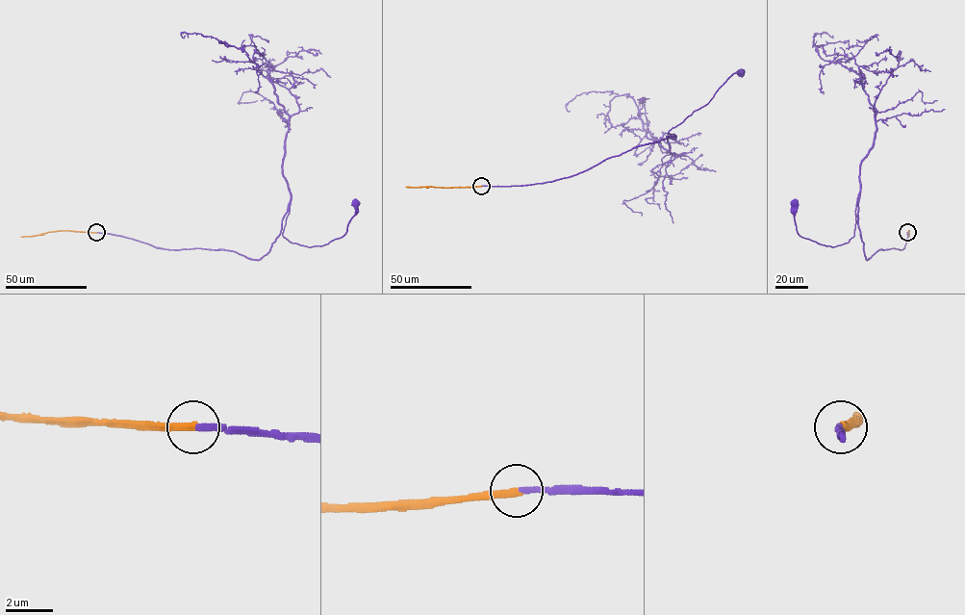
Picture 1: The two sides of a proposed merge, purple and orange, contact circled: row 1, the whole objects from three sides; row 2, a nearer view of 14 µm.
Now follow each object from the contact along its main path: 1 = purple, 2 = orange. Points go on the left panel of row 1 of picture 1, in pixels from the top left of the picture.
1: (96, 232), (259, 259), (279, 234), (291, 194), (282, 236), (308, 246), (342, 237), (357, 203)
2: (96, 232), (56, 231), (20, 237)

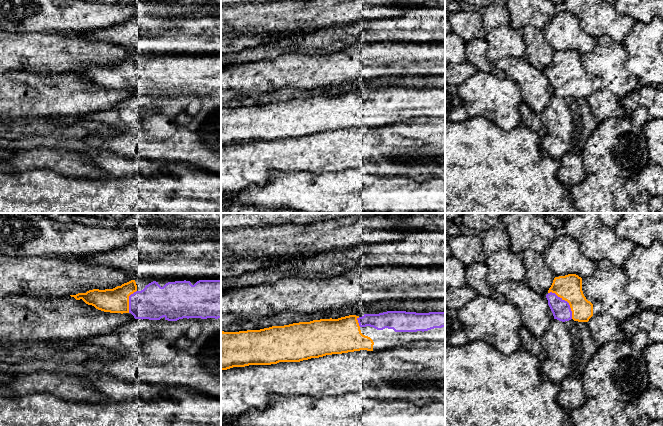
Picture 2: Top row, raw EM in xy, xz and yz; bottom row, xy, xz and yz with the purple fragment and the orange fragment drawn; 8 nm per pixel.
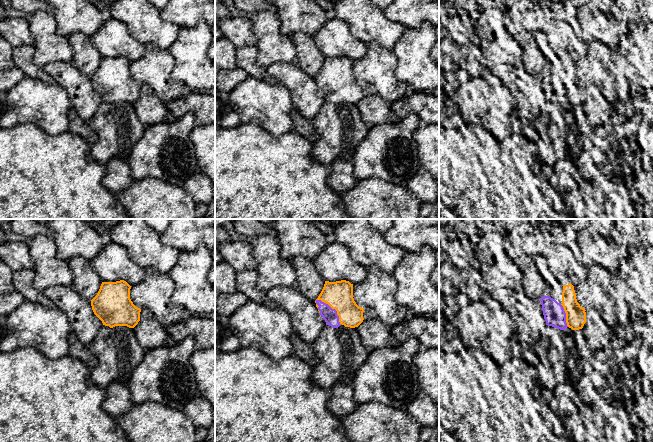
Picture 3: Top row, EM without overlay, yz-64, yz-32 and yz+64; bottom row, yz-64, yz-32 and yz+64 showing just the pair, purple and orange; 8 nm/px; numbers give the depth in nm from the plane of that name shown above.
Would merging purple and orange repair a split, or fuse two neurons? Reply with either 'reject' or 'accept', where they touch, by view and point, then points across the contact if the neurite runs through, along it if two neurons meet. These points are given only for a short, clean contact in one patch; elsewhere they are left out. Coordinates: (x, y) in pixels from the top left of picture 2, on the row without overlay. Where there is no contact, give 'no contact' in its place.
accept; meets purple in yz at (566, 77)

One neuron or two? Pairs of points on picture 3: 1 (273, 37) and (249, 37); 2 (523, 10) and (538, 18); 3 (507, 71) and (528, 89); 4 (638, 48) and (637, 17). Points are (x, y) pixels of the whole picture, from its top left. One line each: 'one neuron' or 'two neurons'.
1: two neurons
2: one neuron
3: one neuron
4: two neurons

